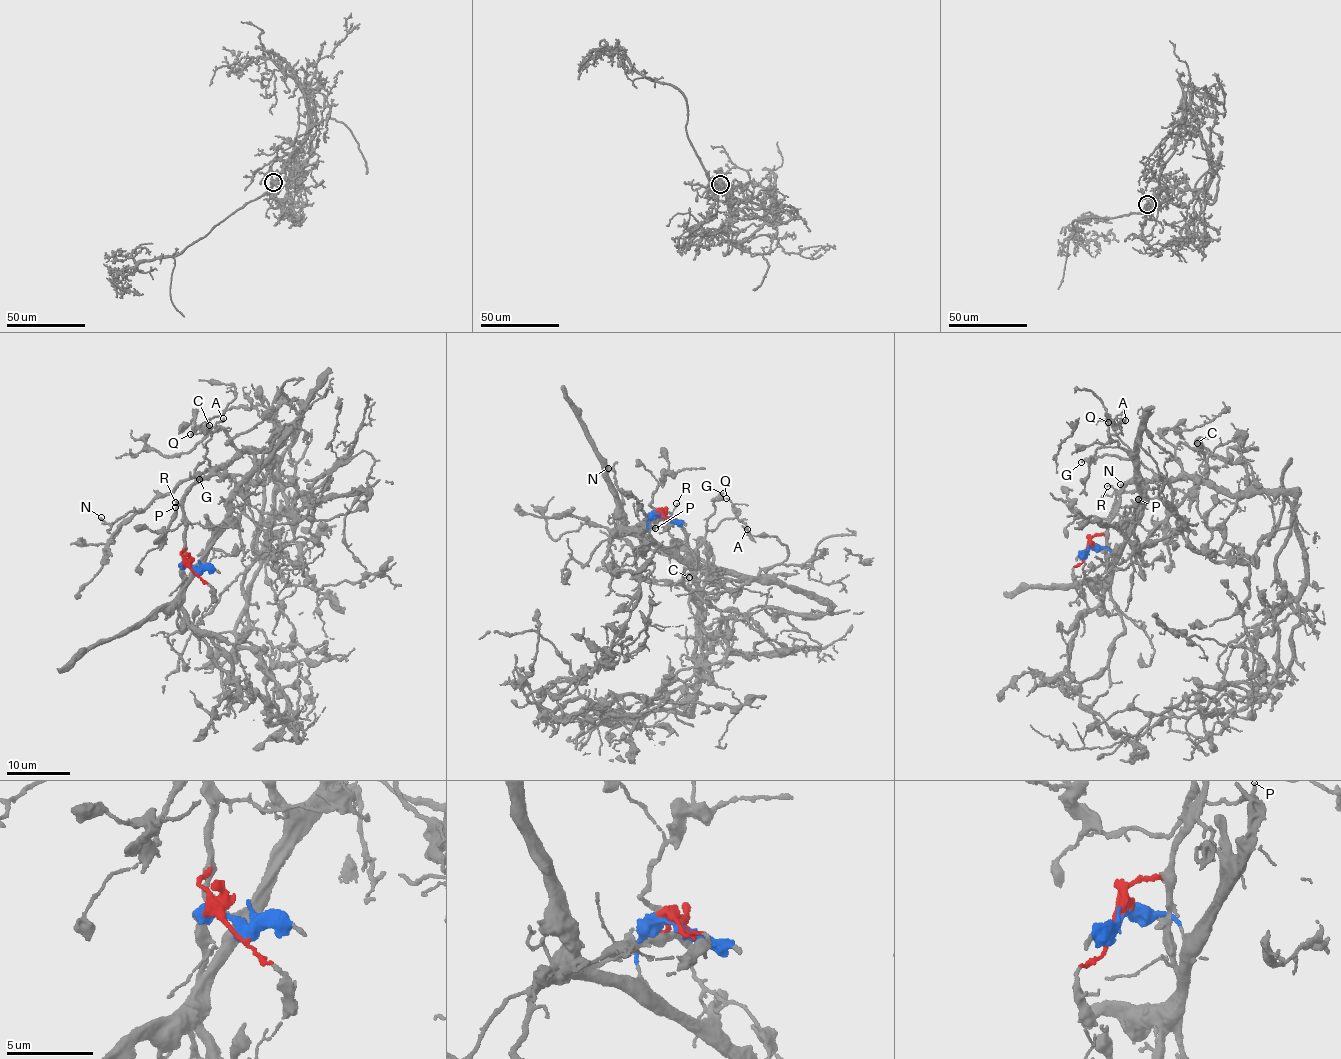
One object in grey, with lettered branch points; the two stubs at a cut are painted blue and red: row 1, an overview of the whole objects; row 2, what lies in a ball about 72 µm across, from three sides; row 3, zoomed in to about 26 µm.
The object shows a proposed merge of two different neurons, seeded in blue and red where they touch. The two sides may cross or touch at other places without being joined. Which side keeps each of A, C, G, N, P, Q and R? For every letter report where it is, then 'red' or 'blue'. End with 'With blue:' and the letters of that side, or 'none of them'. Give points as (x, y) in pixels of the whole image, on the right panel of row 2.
A: (1125, 420) | red
C: (1197, 443) | red
G: (1081, 462) | red
N: (1120, 484) | red
P: (1138, 499) | red
Q: (1108, 422) | red
R: (1107, 486) | red
With blue: none of them

